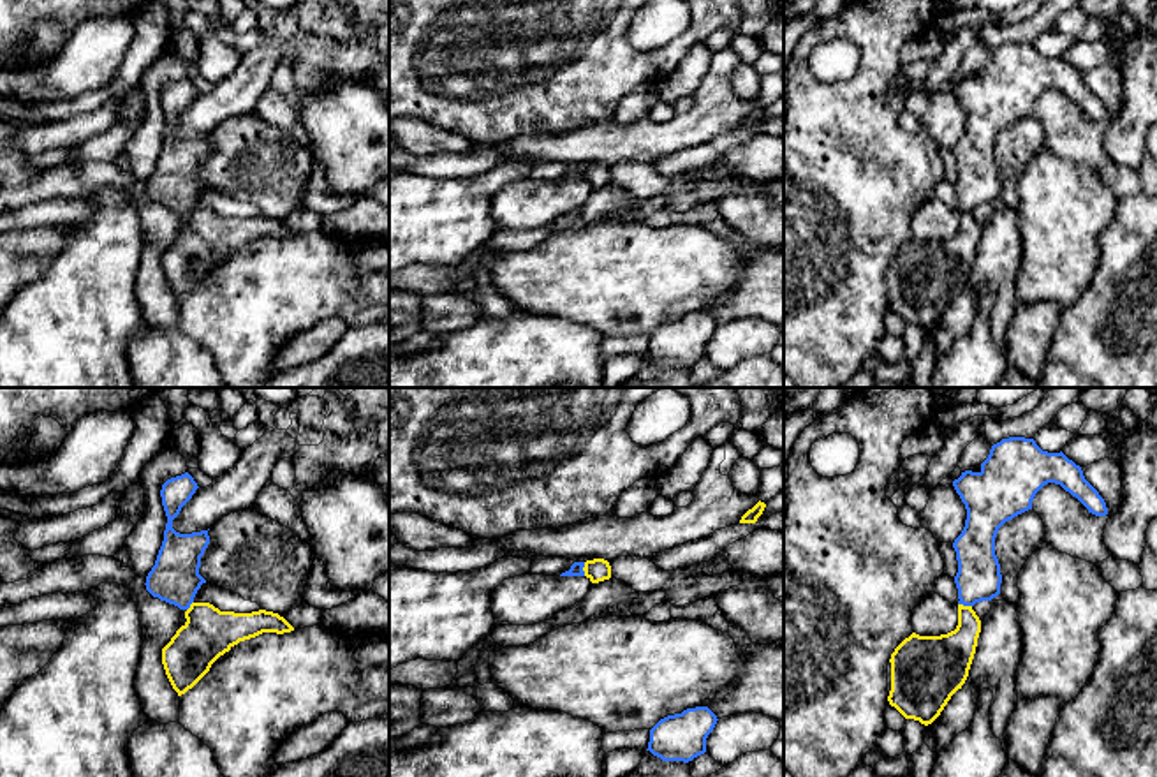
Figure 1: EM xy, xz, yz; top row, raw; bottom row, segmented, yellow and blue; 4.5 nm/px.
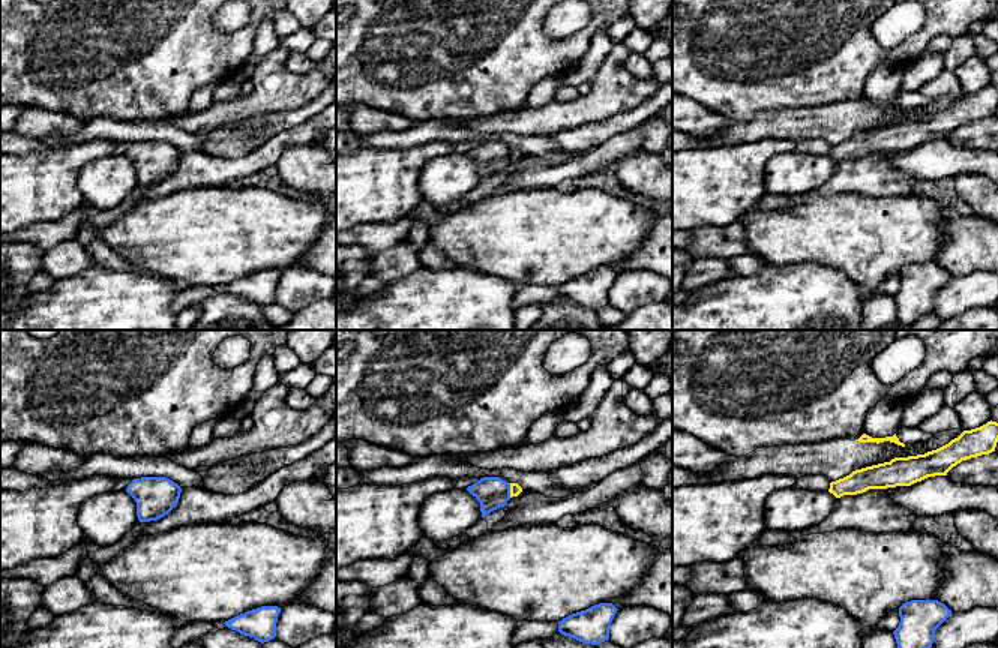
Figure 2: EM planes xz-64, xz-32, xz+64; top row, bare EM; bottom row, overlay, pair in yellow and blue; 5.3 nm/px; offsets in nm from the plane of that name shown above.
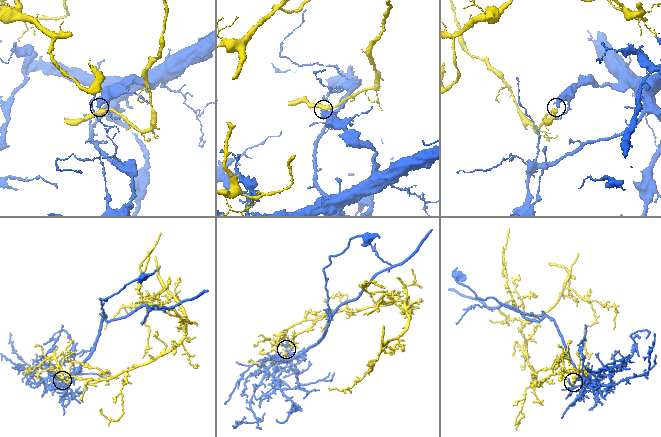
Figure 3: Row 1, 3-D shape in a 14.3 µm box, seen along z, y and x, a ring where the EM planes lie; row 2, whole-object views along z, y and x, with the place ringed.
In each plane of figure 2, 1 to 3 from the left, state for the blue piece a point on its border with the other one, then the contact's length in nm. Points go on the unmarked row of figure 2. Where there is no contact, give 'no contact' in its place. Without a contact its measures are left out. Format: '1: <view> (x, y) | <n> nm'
1: no contact
2: xz-32 (511, 155) | 80 nm
3: no contact

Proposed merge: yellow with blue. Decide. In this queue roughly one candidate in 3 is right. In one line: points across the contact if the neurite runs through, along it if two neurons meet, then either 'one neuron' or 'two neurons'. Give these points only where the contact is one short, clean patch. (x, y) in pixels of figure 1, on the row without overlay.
along xz (585, 168), (583, 180) | two neurons

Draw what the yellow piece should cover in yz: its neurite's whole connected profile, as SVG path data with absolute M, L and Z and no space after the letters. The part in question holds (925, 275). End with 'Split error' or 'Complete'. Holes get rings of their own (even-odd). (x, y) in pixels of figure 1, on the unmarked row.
M958 210L958 231L940 241L912 238L891 259L888 307L905 324L932 329L962 294L976 259L981 226L972 211Z. Complete

